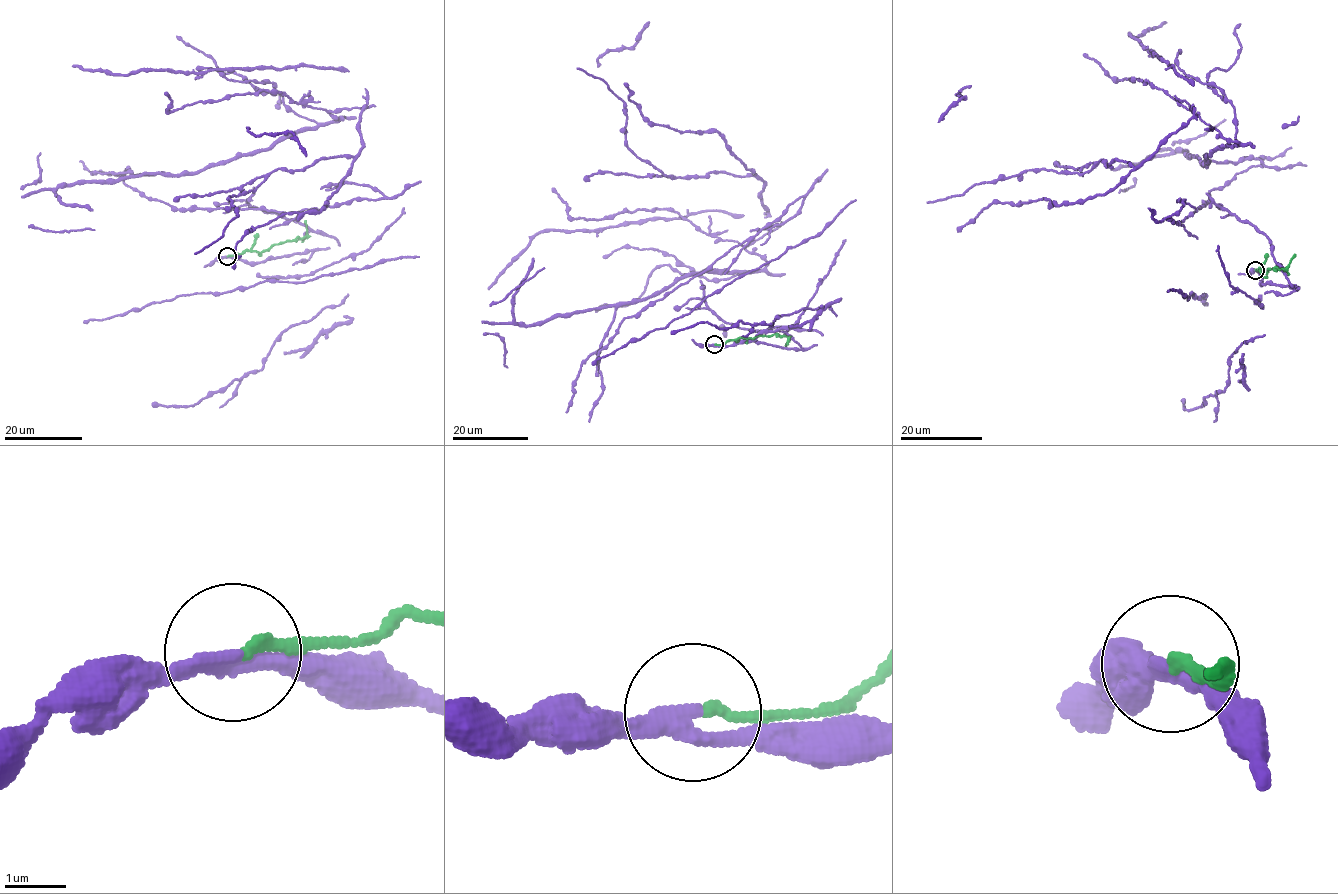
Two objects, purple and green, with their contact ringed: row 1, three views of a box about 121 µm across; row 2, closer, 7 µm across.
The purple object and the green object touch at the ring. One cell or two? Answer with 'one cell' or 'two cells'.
two cells

